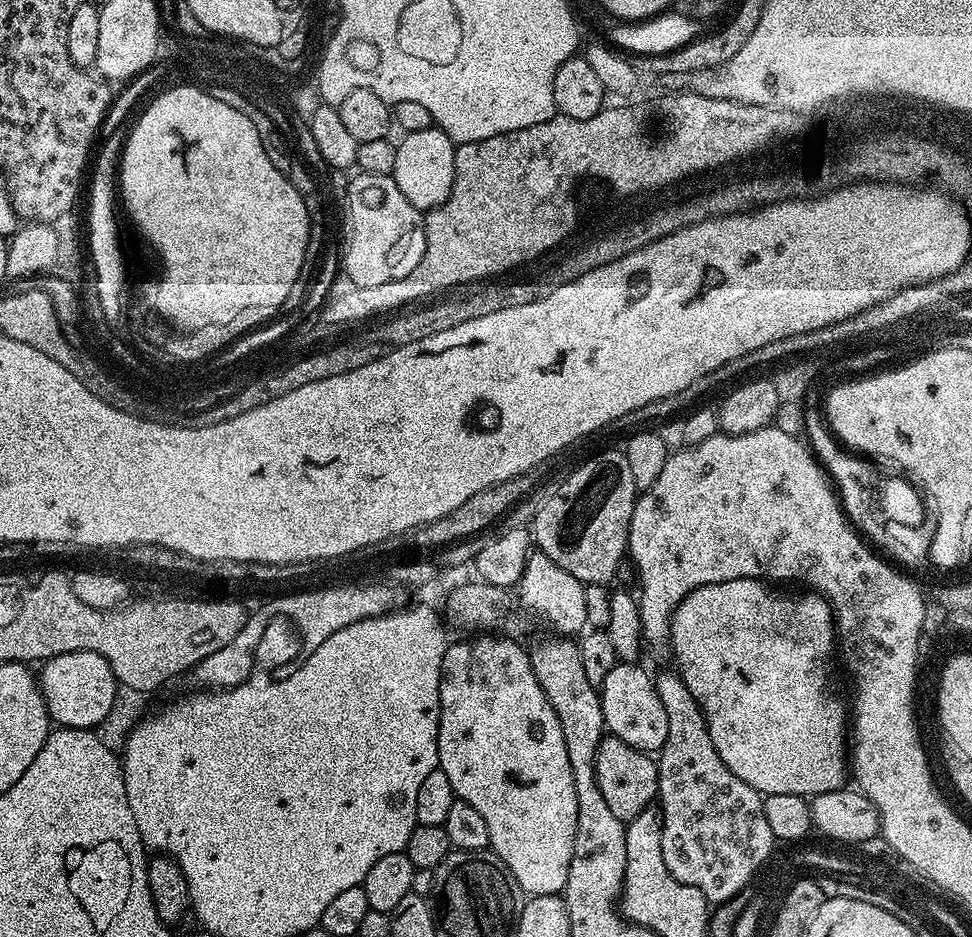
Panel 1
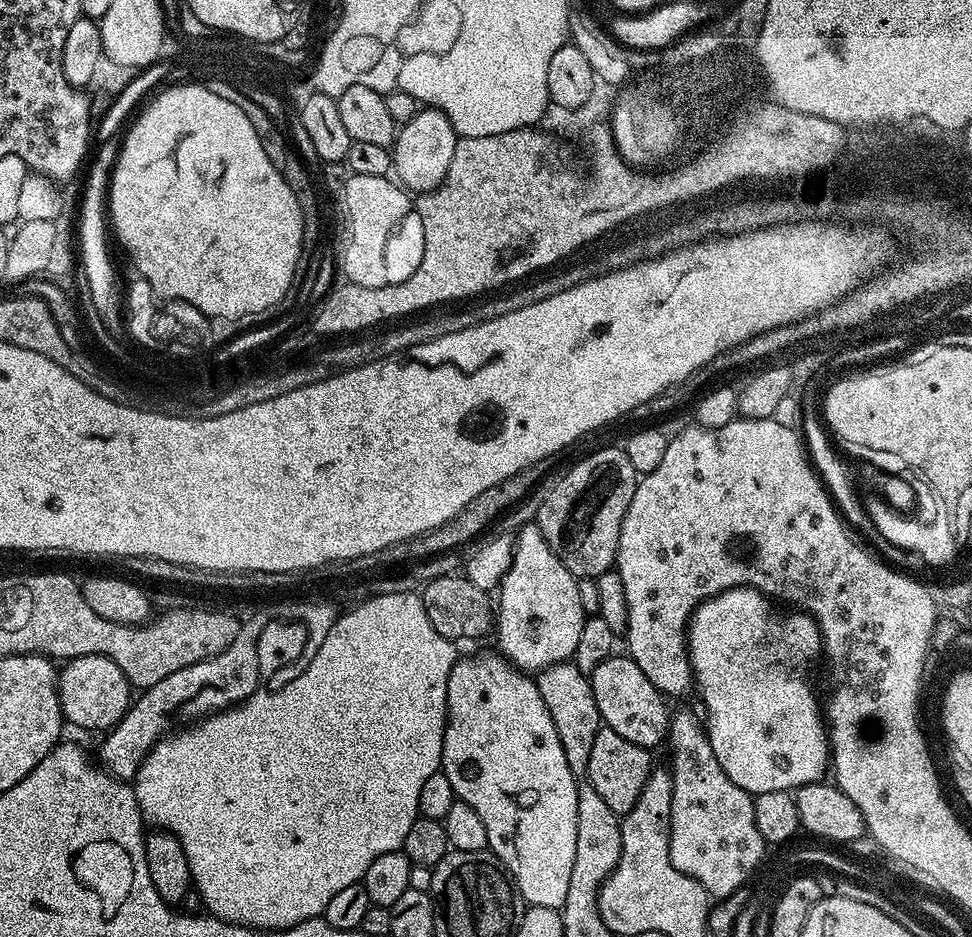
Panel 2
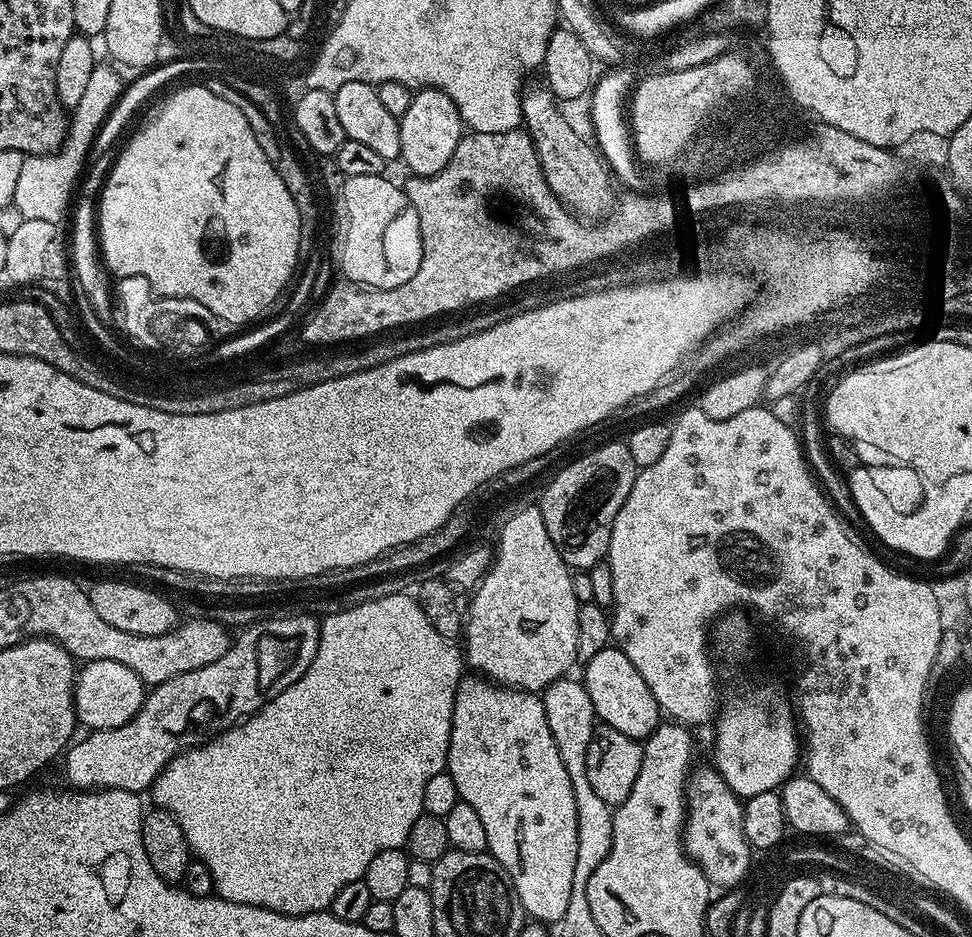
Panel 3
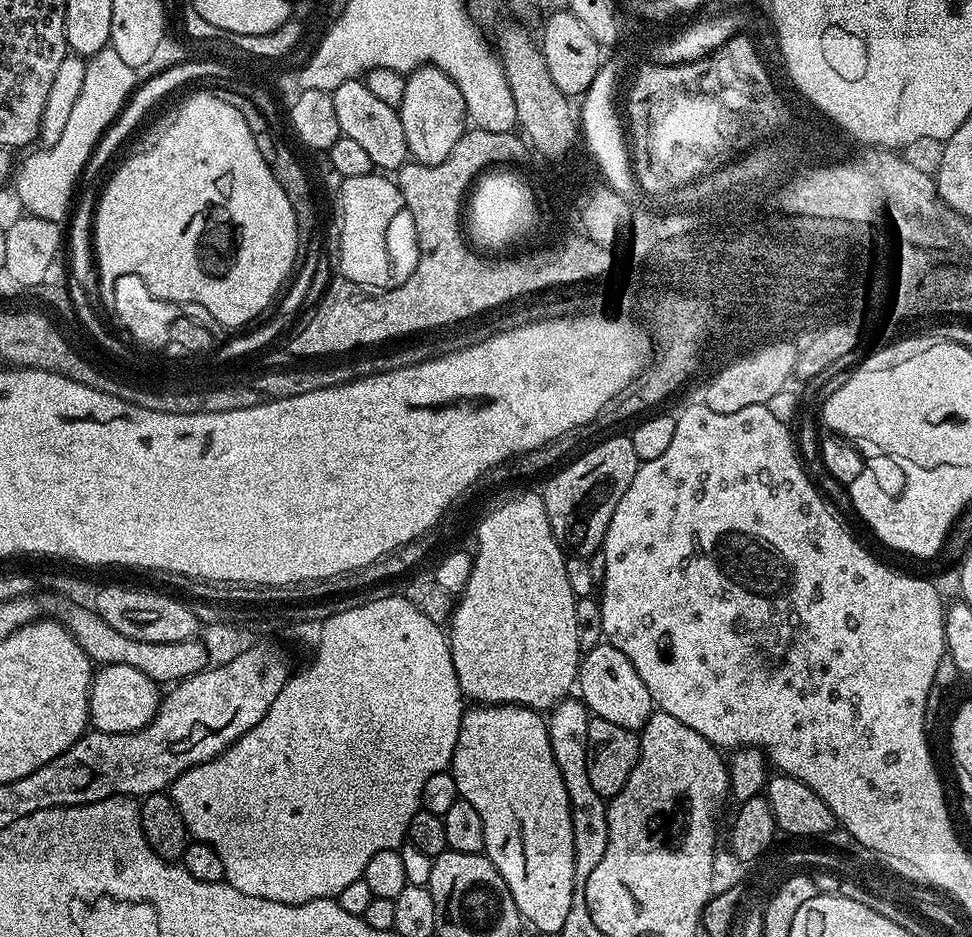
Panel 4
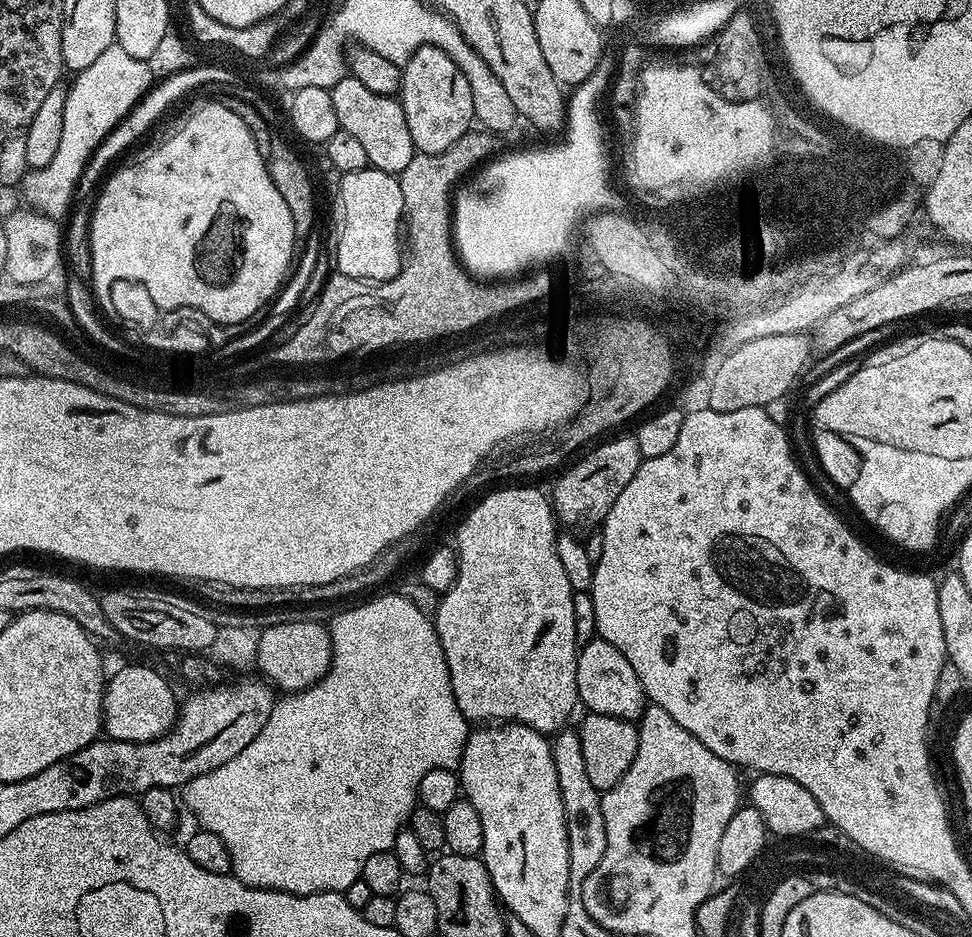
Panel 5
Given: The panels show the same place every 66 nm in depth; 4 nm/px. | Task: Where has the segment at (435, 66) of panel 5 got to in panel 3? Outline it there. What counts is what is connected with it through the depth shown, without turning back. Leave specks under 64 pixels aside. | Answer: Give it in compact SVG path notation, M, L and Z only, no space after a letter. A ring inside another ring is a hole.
M422 88L413 95L406 114L398 117L400 121L400 154L407 170L414 176L433 176L450 162L454 146L458 146L462 135L462 121L458 106L454 106L445 92L437 88Z

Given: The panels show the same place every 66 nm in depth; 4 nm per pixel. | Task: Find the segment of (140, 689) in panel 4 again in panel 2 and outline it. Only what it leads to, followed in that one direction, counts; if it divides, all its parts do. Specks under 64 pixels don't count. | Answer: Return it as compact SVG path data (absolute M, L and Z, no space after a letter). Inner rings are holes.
M79 656L67 661L58 672L58 691L65 721L76 728L111 730L126 715L134 700L134 689L126 674L105 656Z

